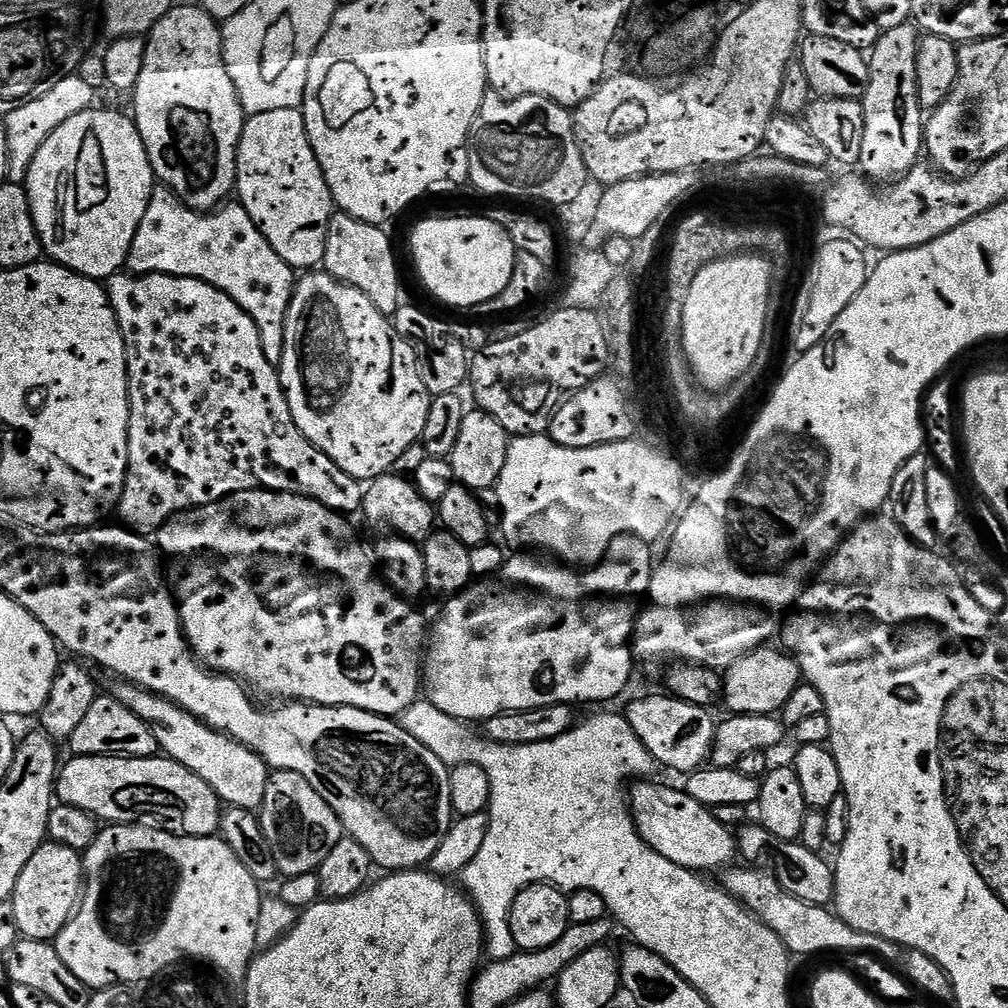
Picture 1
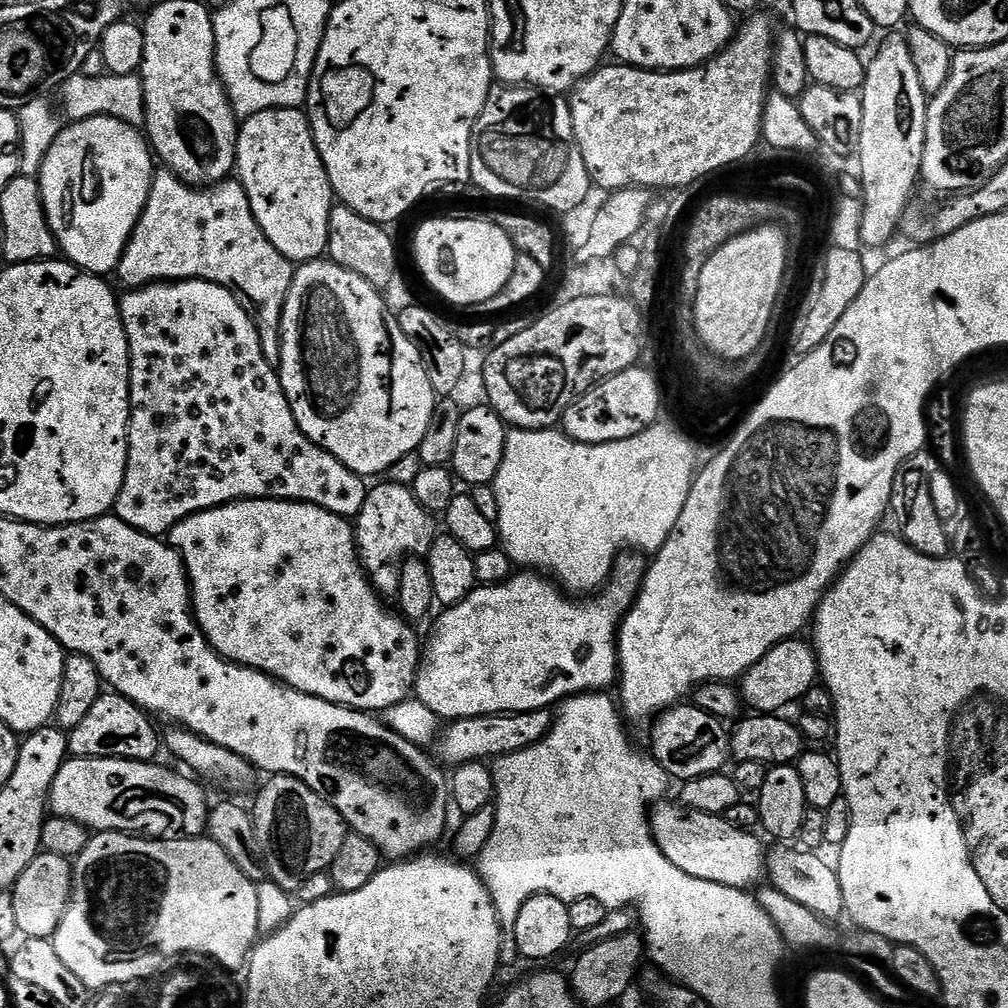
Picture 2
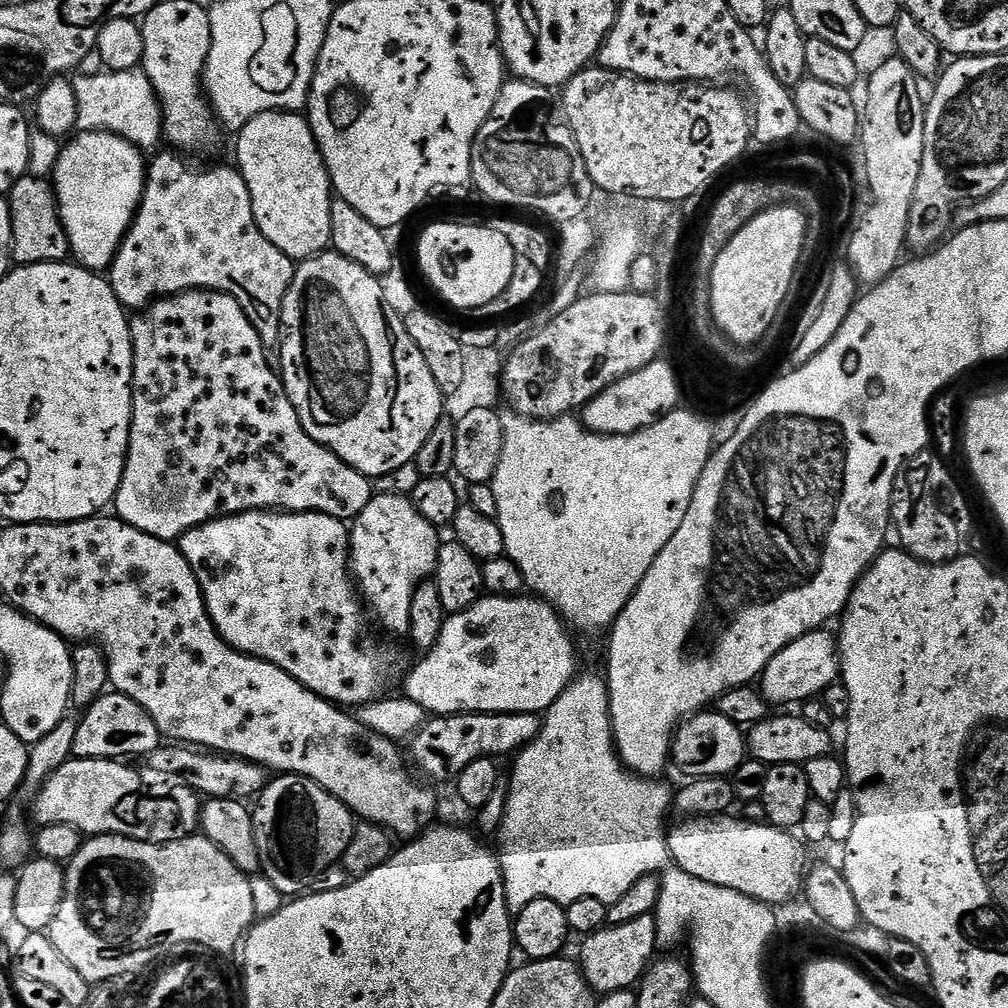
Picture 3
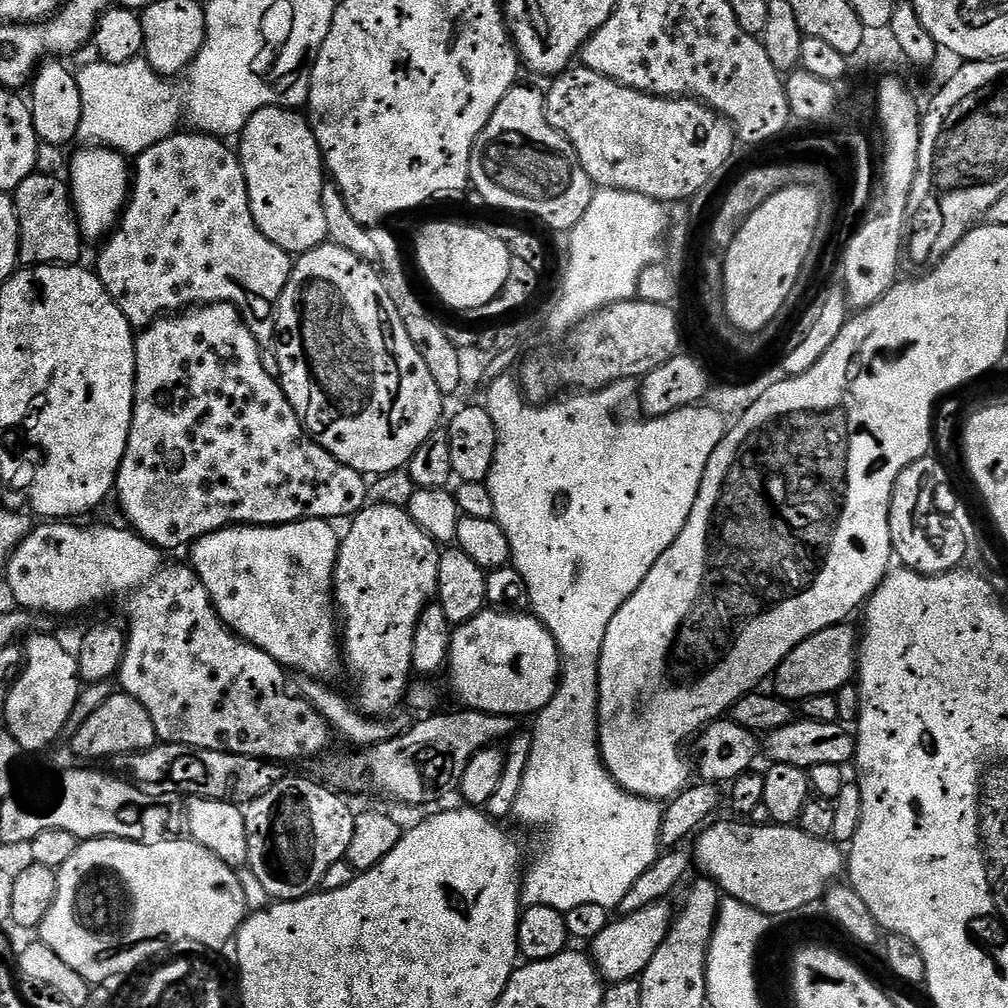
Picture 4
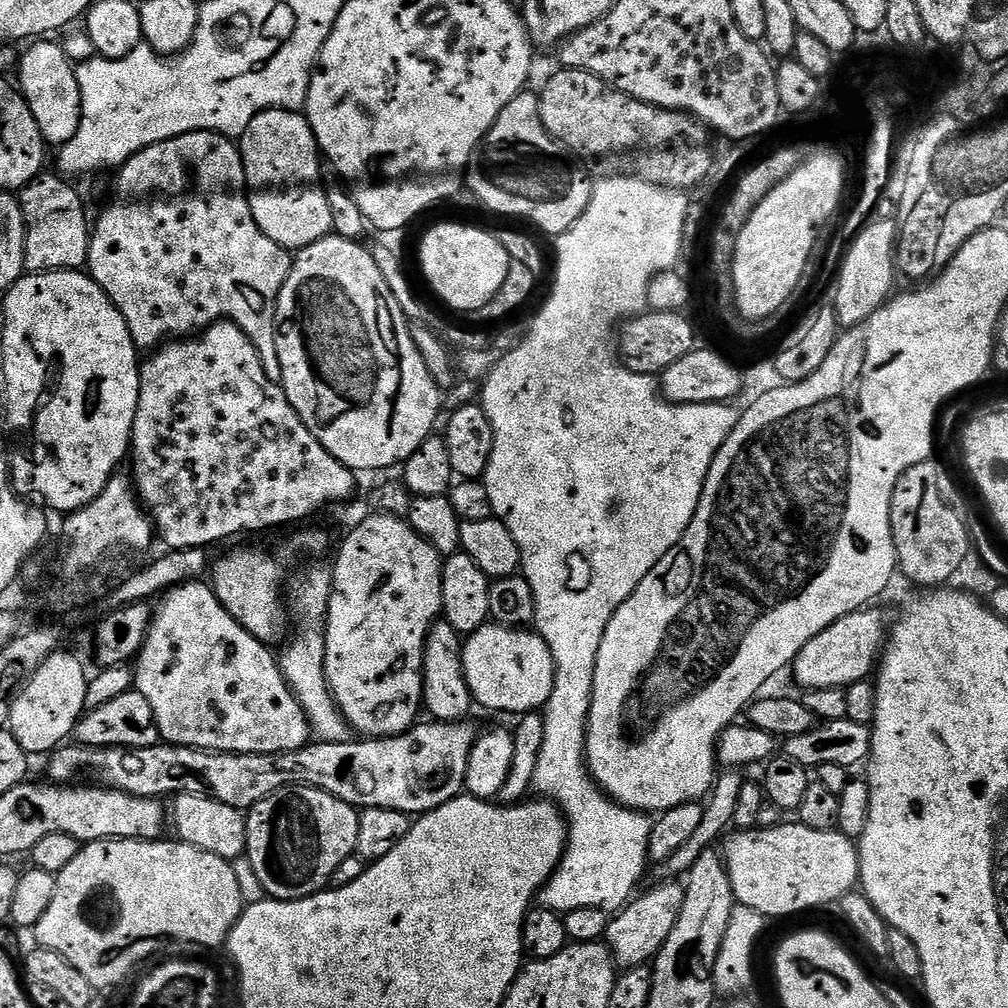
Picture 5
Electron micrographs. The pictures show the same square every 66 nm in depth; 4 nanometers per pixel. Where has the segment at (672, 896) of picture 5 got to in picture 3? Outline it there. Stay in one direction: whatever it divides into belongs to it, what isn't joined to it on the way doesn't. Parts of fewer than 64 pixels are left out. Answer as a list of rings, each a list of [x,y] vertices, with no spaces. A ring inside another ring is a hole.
[[[655,915],[634,918],[634,922],[608,924],[590,936],[583,937],[578,967],[588,987],[596,994],[627,992],[639,985],[658,951]]]

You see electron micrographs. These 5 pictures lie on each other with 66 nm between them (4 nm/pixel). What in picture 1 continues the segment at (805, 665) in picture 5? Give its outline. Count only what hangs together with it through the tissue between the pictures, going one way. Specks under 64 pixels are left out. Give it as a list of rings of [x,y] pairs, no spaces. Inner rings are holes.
[[[765,646],[734,662],[722,676],[722,704],[732,714],[770,716],[790,702],[790,694],[802,682],[800,667],[791,654],[779,647]]]

